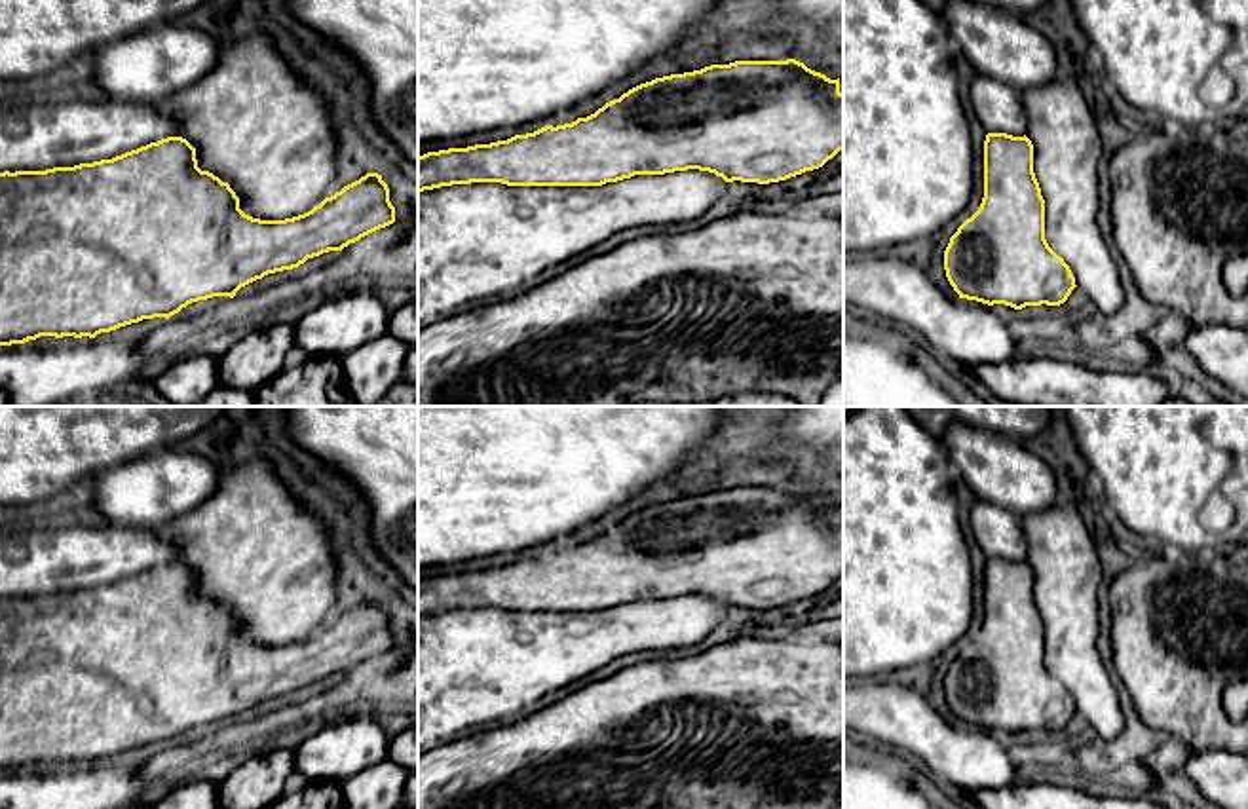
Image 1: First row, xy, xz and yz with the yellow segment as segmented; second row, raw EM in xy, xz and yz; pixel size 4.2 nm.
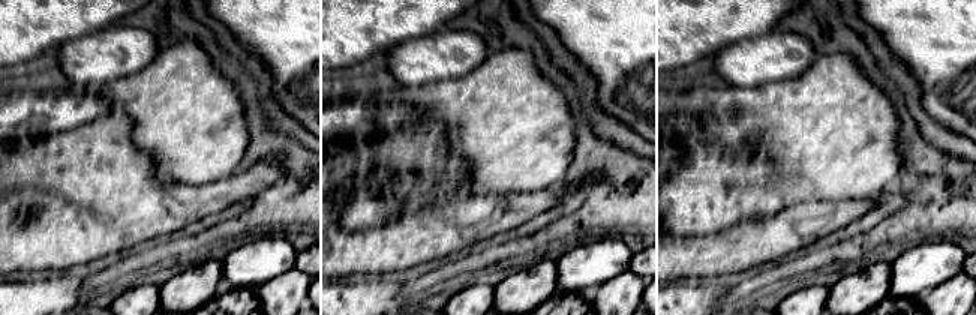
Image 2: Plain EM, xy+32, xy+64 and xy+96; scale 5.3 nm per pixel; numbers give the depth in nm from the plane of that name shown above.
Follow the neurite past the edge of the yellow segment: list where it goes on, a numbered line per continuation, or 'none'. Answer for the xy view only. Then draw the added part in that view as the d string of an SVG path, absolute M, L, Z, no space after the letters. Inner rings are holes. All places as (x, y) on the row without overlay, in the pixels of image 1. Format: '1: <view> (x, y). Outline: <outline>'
none

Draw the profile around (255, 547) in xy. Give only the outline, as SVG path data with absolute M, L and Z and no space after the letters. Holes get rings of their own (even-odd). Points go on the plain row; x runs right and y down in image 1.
M258 456L222 477L217 492L194 511L163 524L161 534L179 545L177 562L196 574L198 593L228 608L239 634L260 646L285 646L319 630L336 606L336 553L325 520L317 518L281 480L275 465Z

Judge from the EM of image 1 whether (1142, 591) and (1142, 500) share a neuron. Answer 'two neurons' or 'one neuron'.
two neurons

